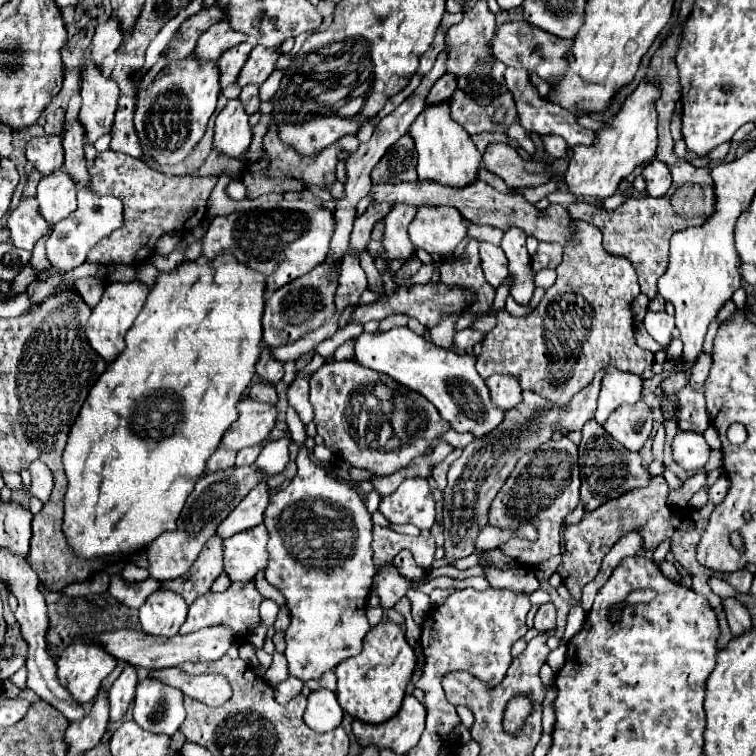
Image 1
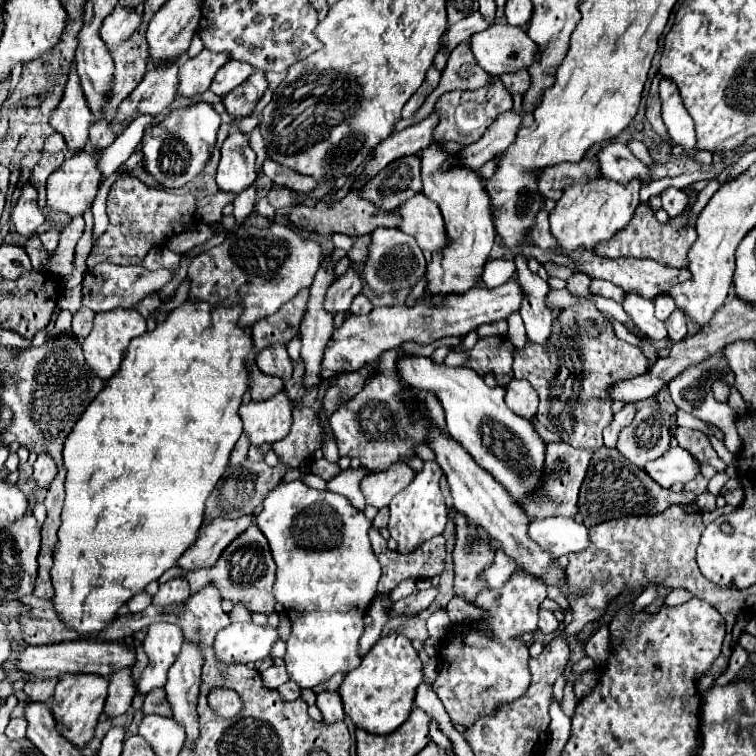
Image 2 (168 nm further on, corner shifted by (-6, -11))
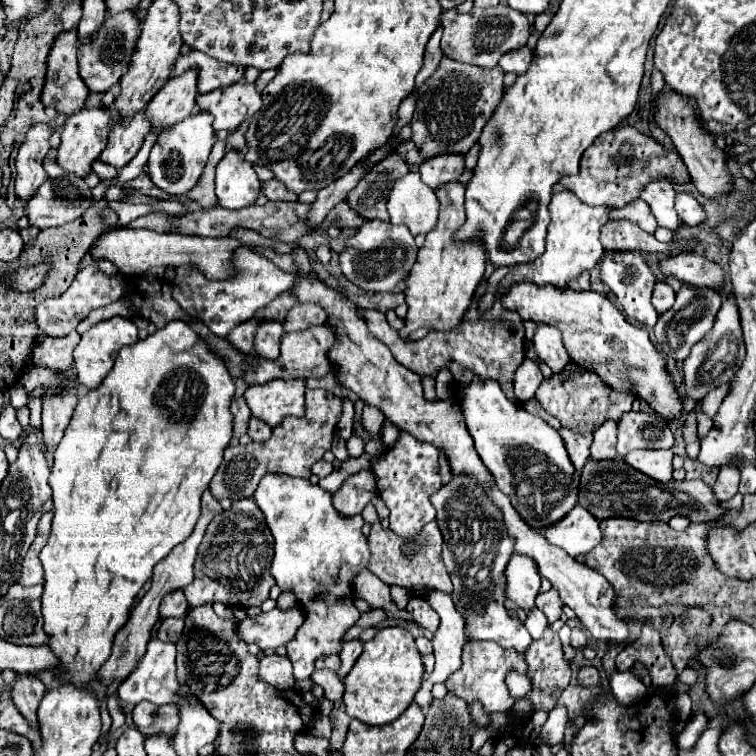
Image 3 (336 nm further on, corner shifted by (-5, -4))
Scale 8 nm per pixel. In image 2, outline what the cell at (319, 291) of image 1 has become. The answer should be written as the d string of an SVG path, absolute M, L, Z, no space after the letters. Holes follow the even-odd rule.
M299 291L289 303L281 307L281 311L257 321L251 327L251 339L257 351L269 347L269 343L289 343L297 331L299 323L305 315L305 305L309 299L309 291Z

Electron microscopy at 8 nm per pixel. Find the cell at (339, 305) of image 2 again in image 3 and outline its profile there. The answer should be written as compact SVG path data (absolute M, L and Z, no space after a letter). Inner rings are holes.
M294 304L294 308L288 312L286 322L284 322L284 330L286 332L294 332L294 330L306 330L310 326L316 324L324 324L326 322L326 312L324 308L320 308L320 304Z

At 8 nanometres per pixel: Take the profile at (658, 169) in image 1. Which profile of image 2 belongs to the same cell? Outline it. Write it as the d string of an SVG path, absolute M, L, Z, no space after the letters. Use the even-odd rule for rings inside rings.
M675 187L663 191L663 193L661 193L661 199L663 199L663 209L669 213L669 217L679 217L679 215L683 215L683 211L685 211L687 205L689 205L689 197L687 197L683 191L675 189Z

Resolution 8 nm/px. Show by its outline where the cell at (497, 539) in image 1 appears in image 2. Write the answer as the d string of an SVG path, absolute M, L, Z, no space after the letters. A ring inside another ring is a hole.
M545 517L535 519L529 525L529 535L545 547L545 551L563 557L575 551L583 551L589 545L589 531L587 527L569 517Z

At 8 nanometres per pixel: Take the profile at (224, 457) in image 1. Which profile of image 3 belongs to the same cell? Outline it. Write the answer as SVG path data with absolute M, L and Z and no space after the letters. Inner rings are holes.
M234 398L232 400L232 406L230 406L230 412L234 416L234 440L232 440L232 446L238 444L238 440L246 434L248 430L248 420L250 420L250 410L244 402L244 398Z

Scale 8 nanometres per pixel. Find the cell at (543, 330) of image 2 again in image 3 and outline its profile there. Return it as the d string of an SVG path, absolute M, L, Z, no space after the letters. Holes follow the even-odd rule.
M536 324L532 344L534 344L538 356L552 368L552 372L560 374L564 370L570 356L564 348L564 342L562 342L558 328L552 328L550 324Z

